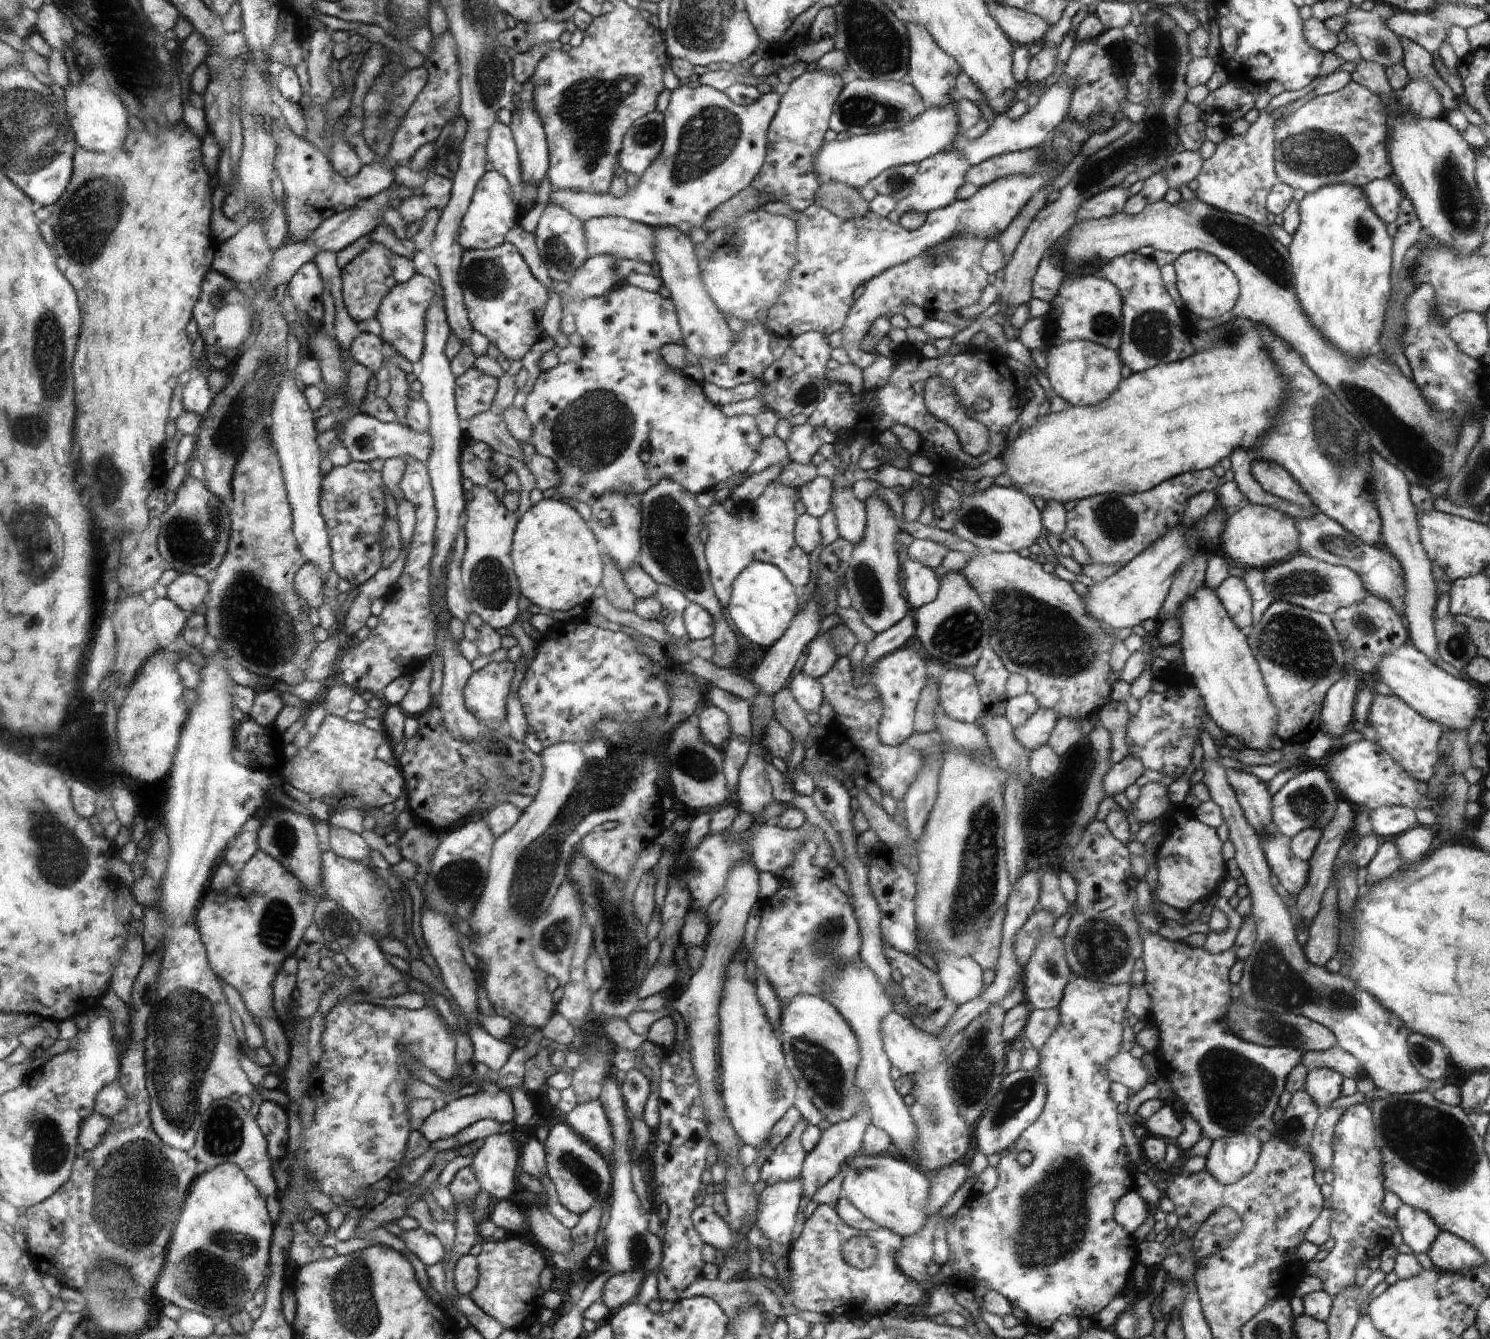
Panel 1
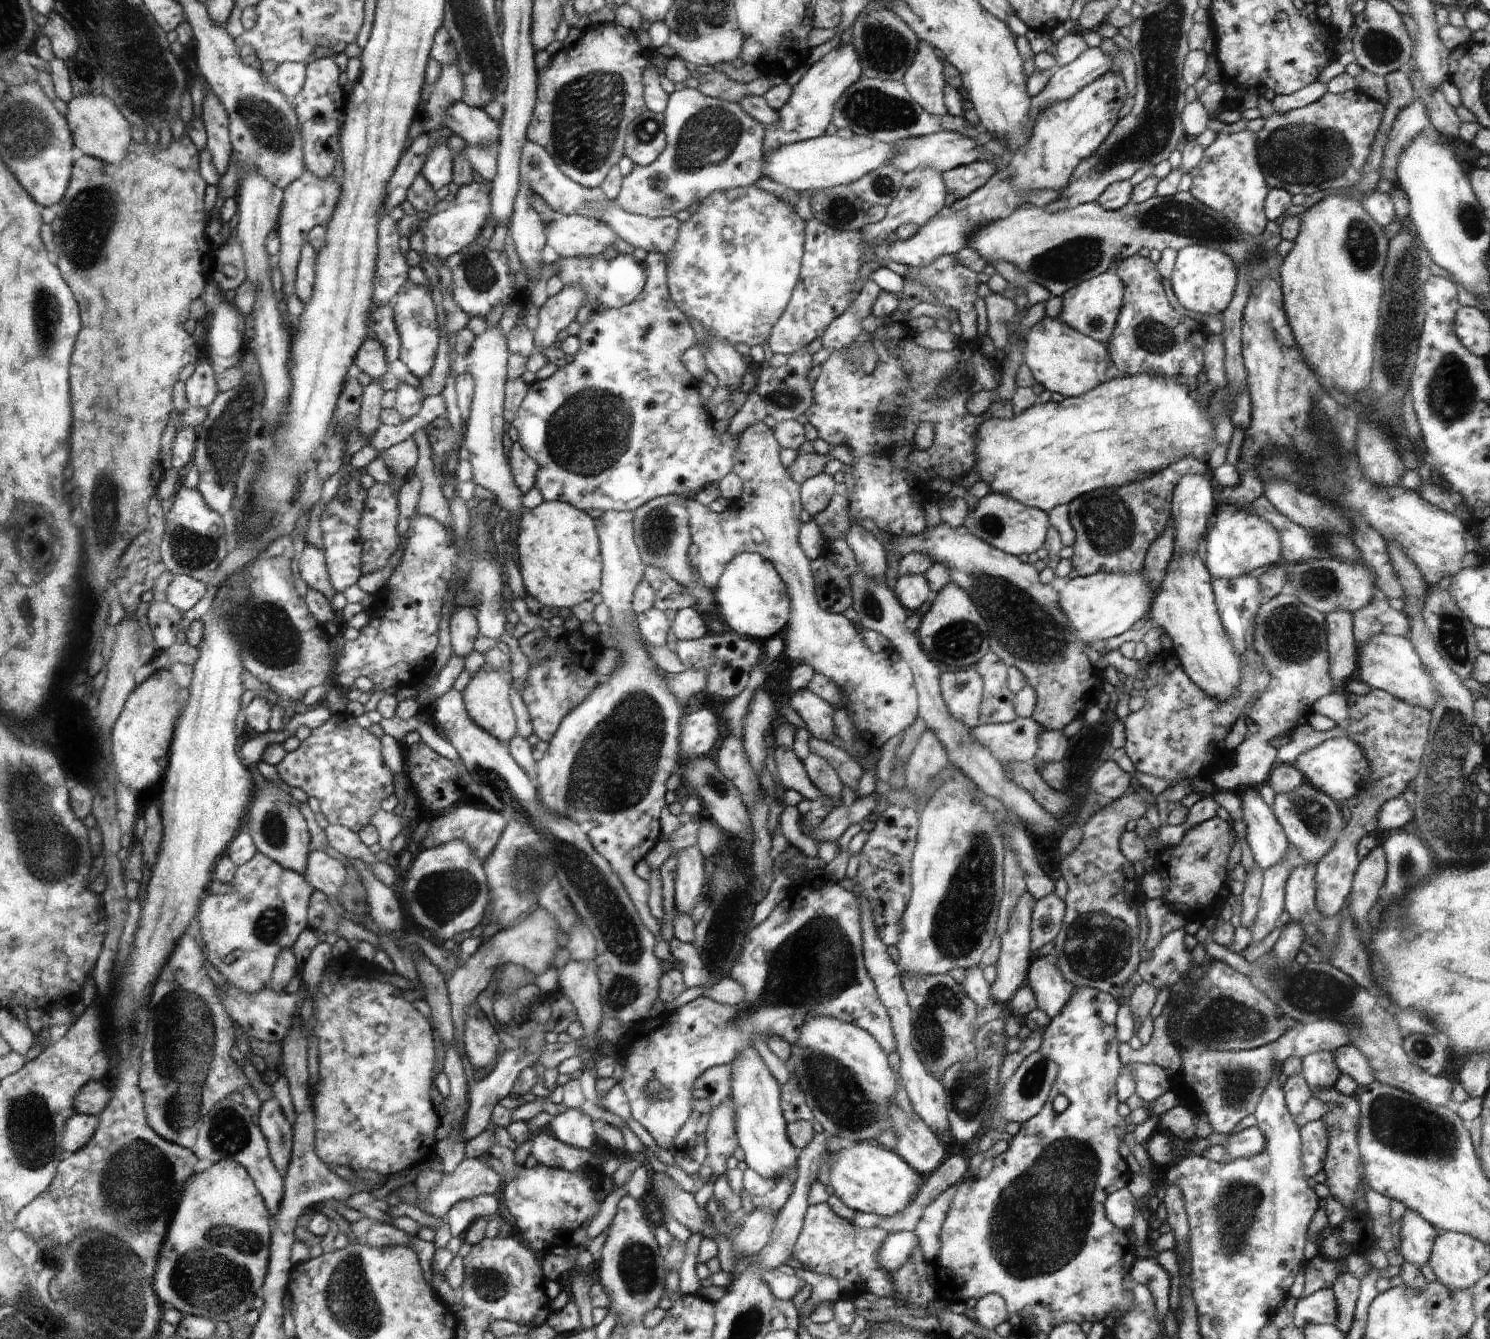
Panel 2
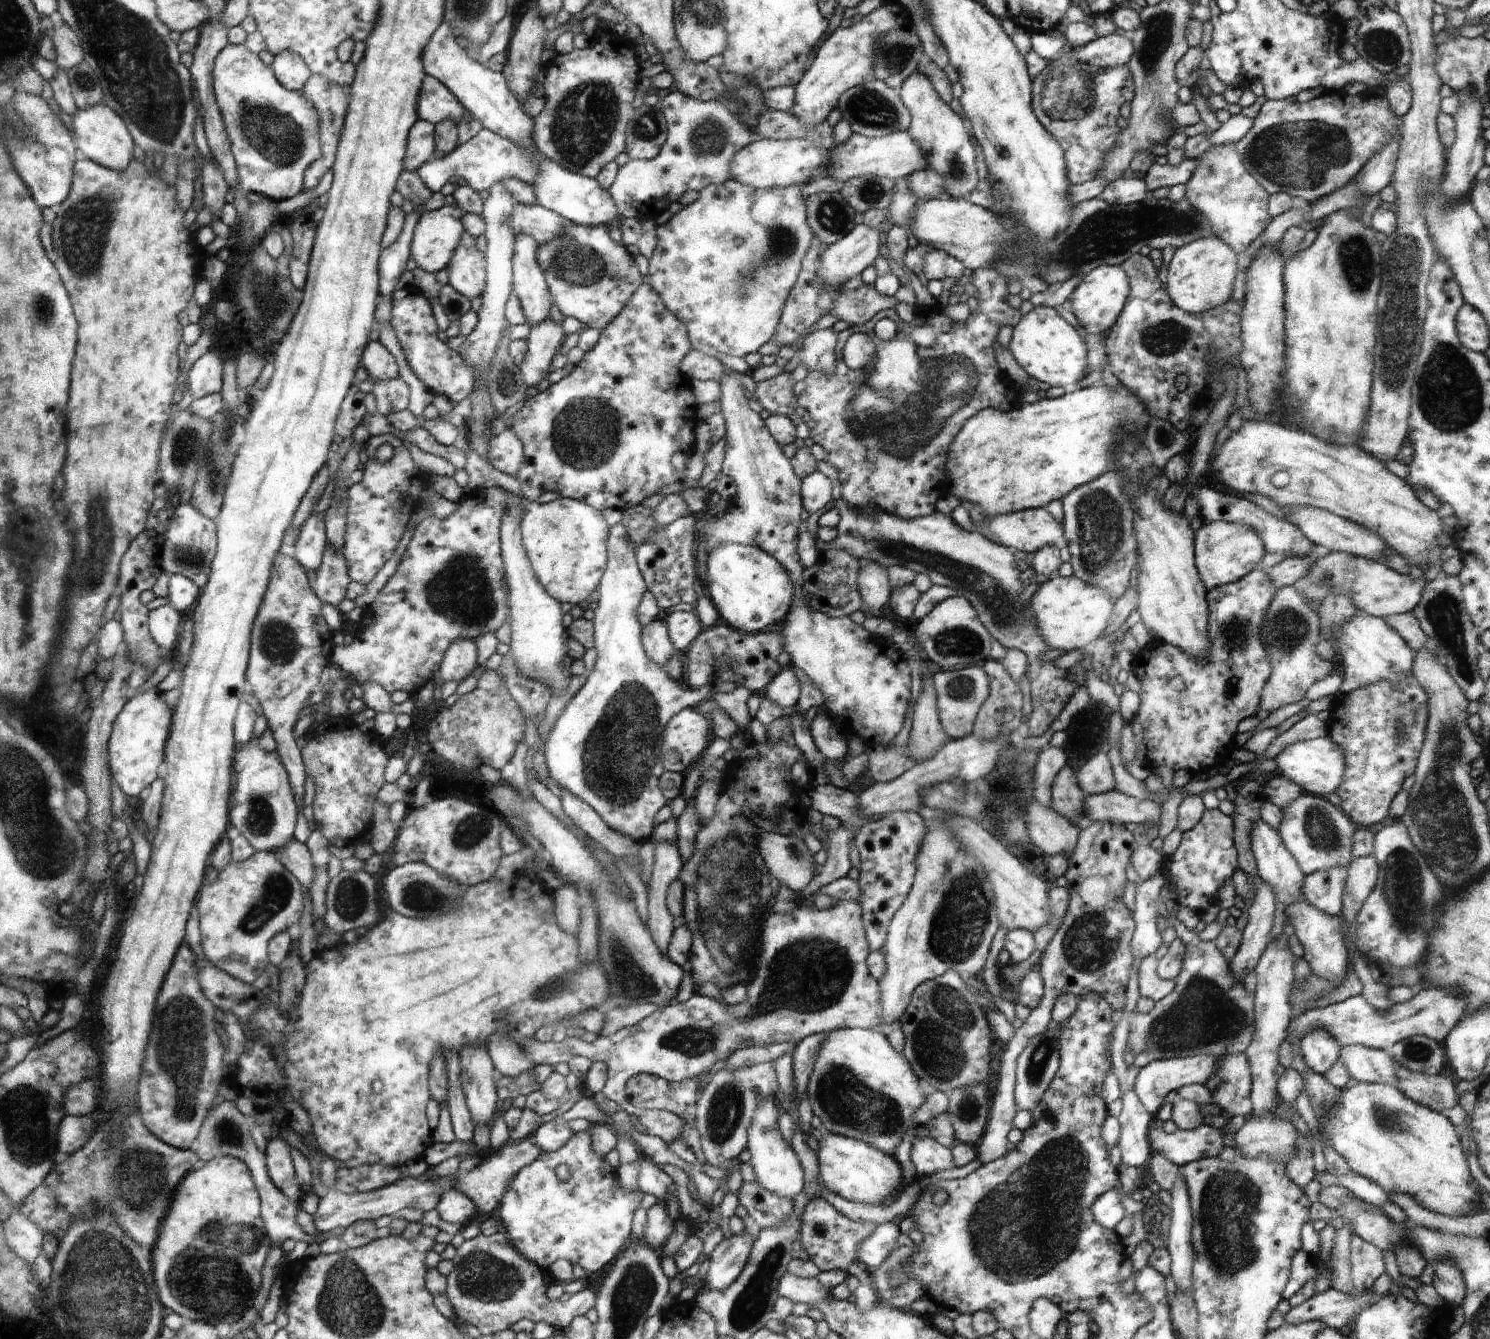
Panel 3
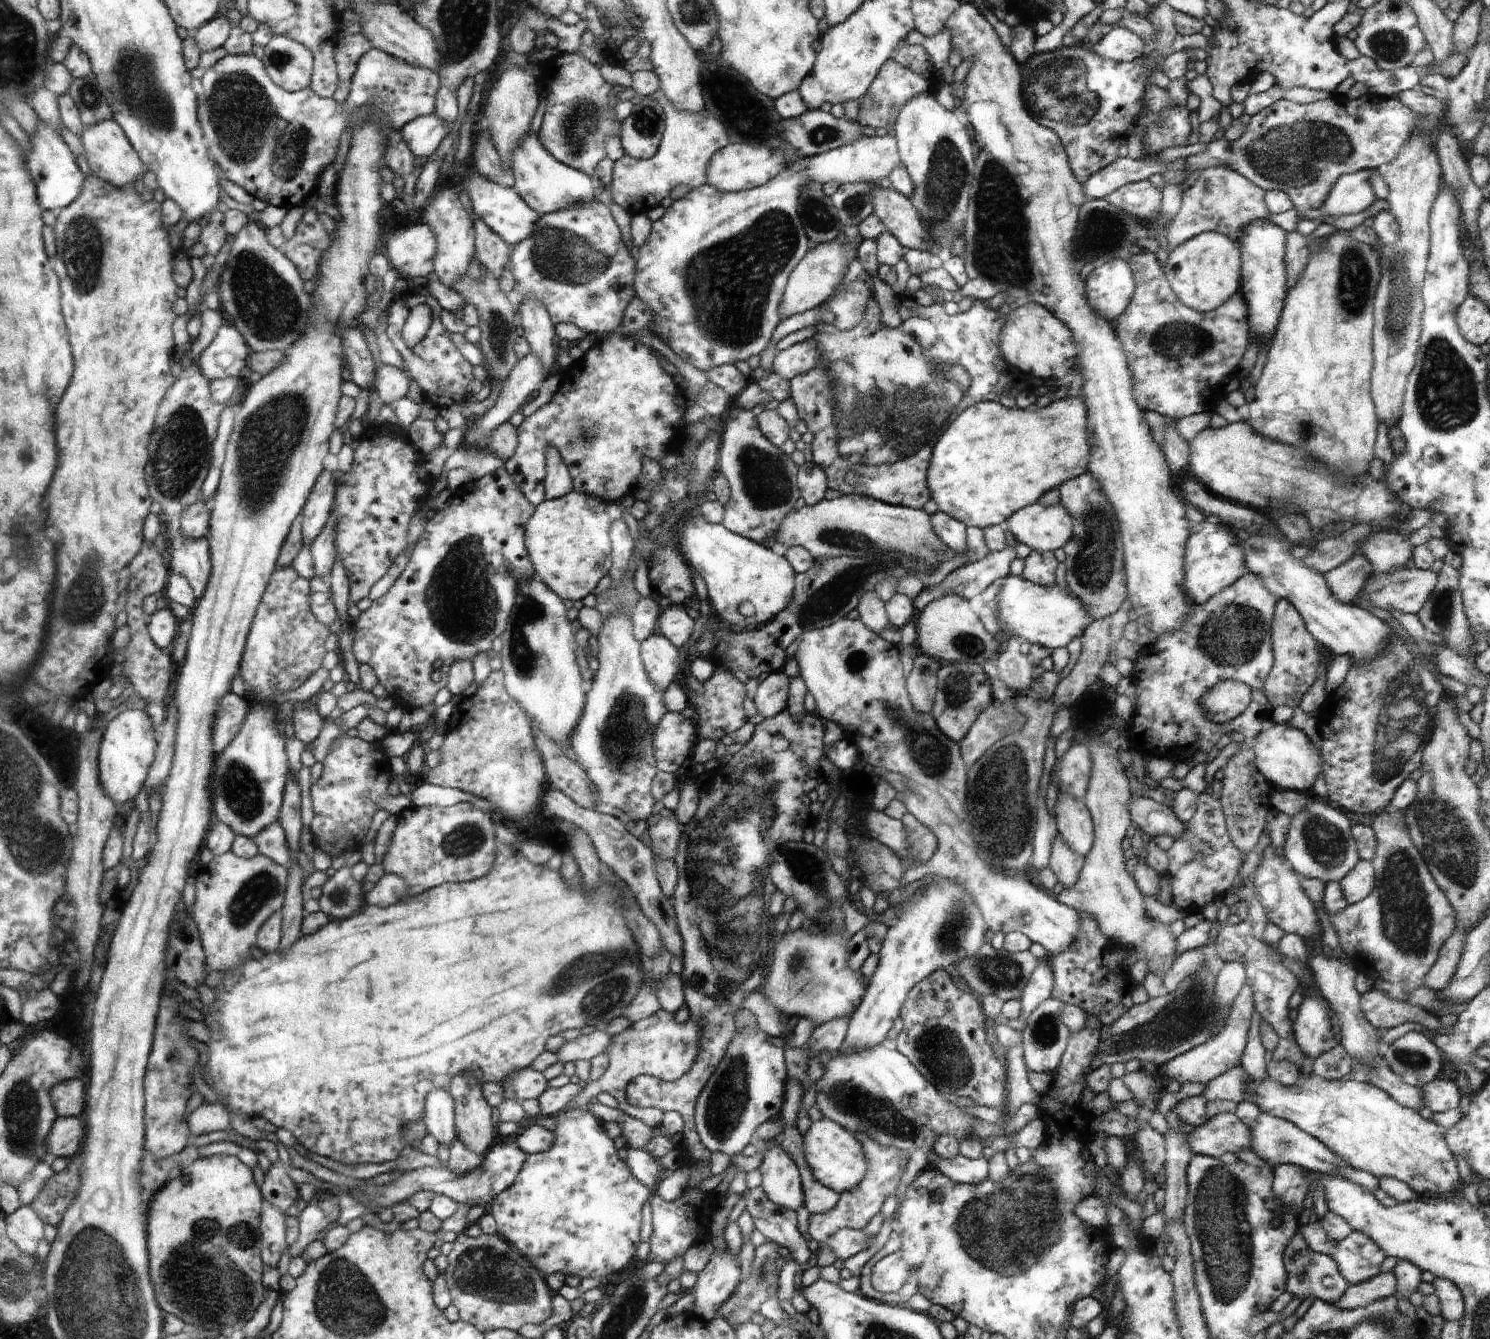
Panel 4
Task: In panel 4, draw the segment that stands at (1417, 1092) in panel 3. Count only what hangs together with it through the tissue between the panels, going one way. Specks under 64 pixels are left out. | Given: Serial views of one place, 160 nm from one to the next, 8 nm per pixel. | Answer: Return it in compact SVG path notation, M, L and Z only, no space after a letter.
M1432 1079L1420 1086L1426 1114L1443 1113L1458 1107L1463 1092L1451 1080Z

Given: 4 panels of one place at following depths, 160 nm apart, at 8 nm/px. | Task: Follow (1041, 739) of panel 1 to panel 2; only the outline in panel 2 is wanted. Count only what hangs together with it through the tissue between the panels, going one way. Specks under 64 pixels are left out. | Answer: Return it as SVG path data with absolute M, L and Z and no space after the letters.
M1016 717L1009 723L988 723L971 730L971 737L993 752L1003 766L1034 759L1039 749L1043 726L1035 718Z

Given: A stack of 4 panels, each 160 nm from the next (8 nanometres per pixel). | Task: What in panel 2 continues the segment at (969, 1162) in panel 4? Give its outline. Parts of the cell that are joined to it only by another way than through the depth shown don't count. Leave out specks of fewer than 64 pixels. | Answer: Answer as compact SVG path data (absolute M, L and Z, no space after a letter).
M892 1107L891 1130L897 1134L896 1154L907 1159L920 1174L934 1173L949 1153L936 1132L916 1113Z

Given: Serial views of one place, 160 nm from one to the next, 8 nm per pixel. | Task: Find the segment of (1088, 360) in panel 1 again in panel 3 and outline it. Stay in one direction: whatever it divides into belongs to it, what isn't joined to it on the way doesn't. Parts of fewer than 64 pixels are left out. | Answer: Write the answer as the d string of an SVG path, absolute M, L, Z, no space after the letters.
M1040 305L1022 316L1015 324L1009 349L1014 355L1016 364L1024 369L1029 377L1046 382L1046 386L1070 386L1070 384L1076 384L1076 382L1080 382L1082 378L1087 376L1086 367L1089 365L1087 357L1088 346L1078 333L1078 330L1058 314L1055 307Z

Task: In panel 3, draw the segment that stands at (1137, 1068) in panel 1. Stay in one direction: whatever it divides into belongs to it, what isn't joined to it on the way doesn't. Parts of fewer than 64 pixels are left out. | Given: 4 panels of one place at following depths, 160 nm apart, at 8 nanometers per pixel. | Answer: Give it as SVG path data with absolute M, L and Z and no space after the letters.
M1194 1055L1191 1057L1174 1057L1171 1059L1152 1059L1140 1069L1135 1080L1135 1091L1140 1100L1145 1104L1148 1112L1155 1116L1163 1106L1164 1098L1172 1090L1178 1090L1184 1085L1203 1082L1214 1072L1217 1067L1217 1058L1212 1056Z

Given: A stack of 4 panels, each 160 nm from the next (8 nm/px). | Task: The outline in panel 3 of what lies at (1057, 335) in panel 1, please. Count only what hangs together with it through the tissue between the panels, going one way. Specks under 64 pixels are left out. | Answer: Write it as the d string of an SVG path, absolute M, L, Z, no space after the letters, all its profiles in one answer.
M1100 265L1082 277L1080 284L1068 298L1067 308L1074 313L1087 333L1104 336L1115 325L1116 319L1120 316L1130 289L1128 275L1121 265Z

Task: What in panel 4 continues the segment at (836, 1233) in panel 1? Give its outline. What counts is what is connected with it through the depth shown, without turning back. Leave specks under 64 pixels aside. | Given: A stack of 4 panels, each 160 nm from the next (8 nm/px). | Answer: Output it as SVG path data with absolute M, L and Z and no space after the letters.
M856 1135L856 1139L863 1142L865 1154L868 1158L868 1170L861 1184L856 1190L839 1195L839 1201L835 1203L834 1208L824 1214L811 1214L808 1238L813 1238L819 1244L817 1252L817 1264L820 1267L827 1267L836 1262L837 1254L827 1245L827 1241L839 1232L839 1229L863 1229L873 1216L881 1212L882 1203L888 1196L894 1196L902 1172L900 1168L900 1159L898 1149L894 1147L884 1147L871 1139L867 1135Z

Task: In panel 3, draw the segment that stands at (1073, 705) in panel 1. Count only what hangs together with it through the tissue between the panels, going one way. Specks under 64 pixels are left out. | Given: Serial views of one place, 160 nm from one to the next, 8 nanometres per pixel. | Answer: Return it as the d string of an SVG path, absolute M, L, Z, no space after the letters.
M841 497L830 501L818 512L807 515L806 530L815 538L816 549L820 552L830 549L840 549L849 552L858 560L870 559L879 562L886 568L892 565L910 567L916 574L924 573L931 578L933 585L950 586L958 595L967 598L968 602L978 611L980 620L1006 649L1016 649L1027 656L1027 678L1030 681L1032 700L1032 712L1025 718L1029 726L1030 736L1042 736L1052 722L1058 718L1060 712L1074 694L1074 690L1080 687L1076 682L1066 678L1067 670L1057 668L1054 661L1044 660L1046 652L1051 646L1043 639L1034 609L1030 606L1030 600L1023 600L1020 594L1026 585L1020 581L1016 567L1014 550L993 543L980 531L970 532L964 530L952 520L950 515L945 515L937 510L928 516L917 519L901 519L895 514L884 511L854 511L851 506Z

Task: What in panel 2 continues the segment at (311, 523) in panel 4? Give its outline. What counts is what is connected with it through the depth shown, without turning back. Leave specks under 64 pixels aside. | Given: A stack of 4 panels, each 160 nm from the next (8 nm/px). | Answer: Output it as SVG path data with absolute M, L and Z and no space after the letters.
M308 543L298 564L303 586L312 588L312 590L318 590L320 594L324 594L328 602L331 602L335 592L330 586L331 580L328 580L329 574L327 573L322 549L318 549L316 546Z

